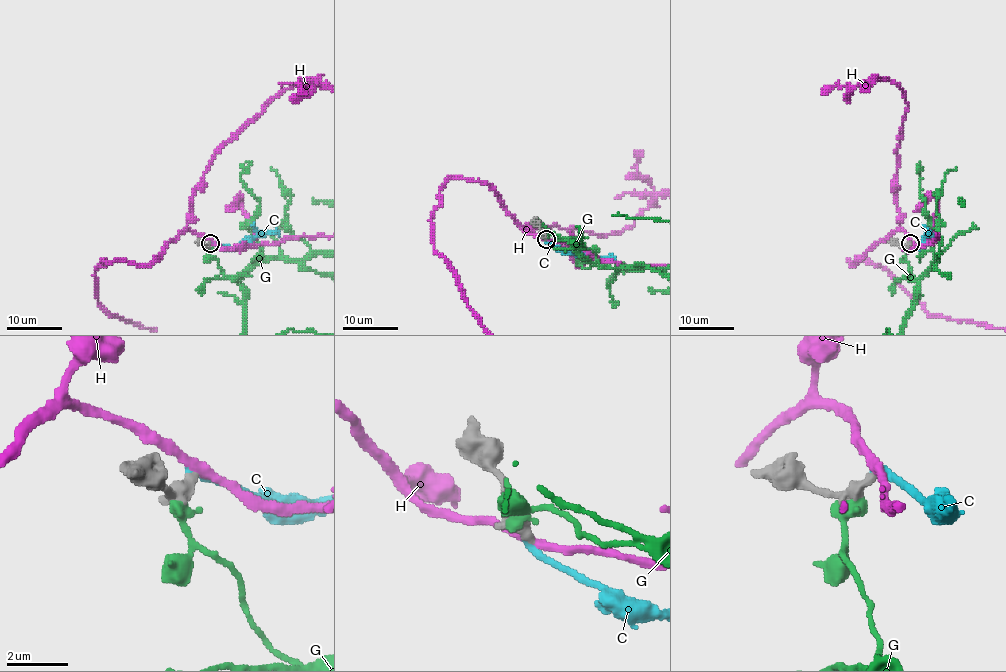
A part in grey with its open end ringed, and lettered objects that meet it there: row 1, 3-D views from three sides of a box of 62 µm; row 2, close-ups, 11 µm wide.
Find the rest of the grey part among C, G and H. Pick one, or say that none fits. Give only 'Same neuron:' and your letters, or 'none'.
Same neuron: none

